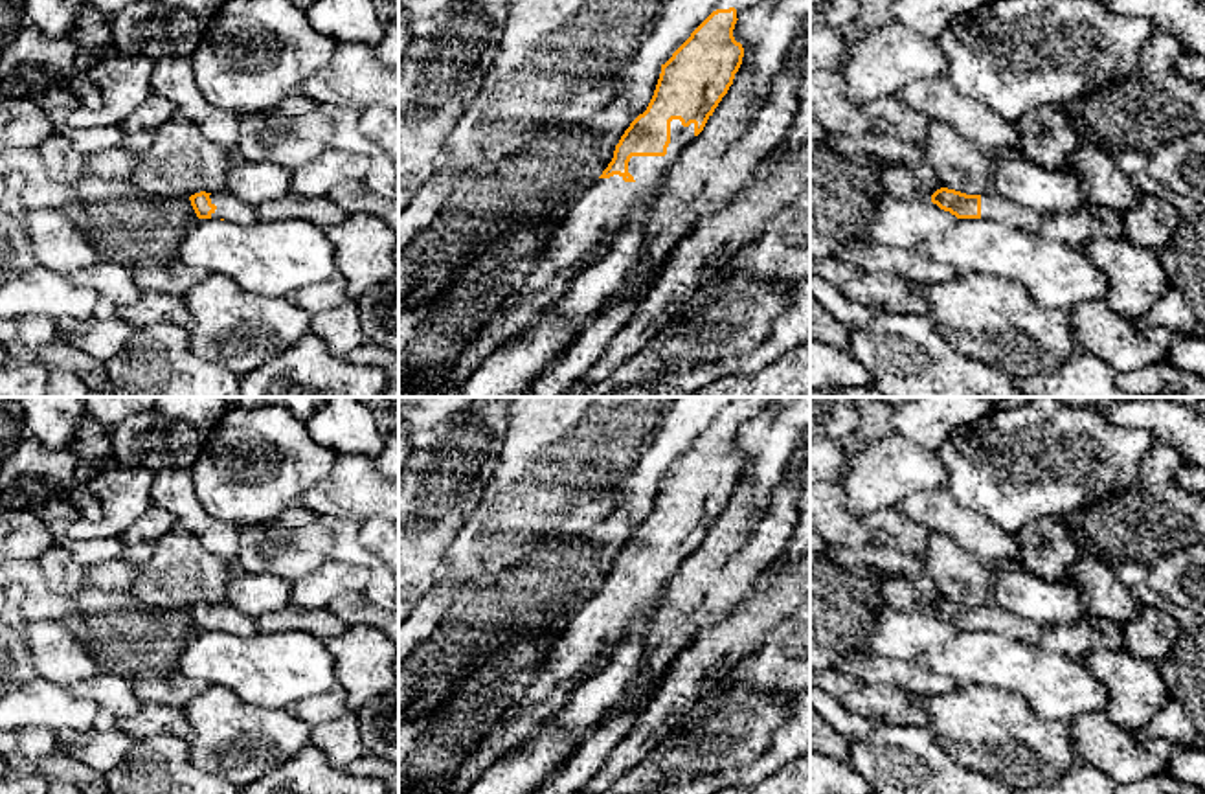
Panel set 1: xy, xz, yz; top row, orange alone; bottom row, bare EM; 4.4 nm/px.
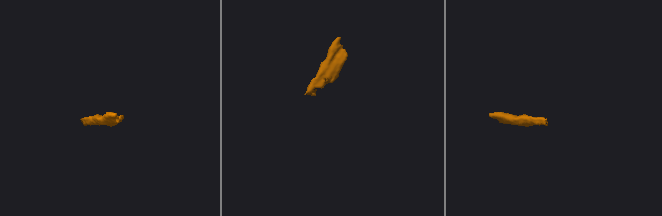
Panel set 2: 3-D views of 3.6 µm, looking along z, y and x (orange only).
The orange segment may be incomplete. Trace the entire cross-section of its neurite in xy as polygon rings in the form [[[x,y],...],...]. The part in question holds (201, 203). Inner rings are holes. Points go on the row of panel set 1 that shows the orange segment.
[[[200,191],[191,195],[189,200],[198,219],[224,219],[235,224],[253,224],[259,221],[255,206],[226,191]]]

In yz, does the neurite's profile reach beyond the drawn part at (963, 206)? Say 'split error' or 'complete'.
split error

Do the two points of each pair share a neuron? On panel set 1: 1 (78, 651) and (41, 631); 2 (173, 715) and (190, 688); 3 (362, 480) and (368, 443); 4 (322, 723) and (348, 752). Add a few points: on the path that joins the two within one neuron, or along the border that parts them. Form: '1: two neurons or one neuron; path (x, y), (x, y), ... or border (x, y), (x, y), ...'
1: one neuron; path (68, 651), (61, 651), (50, 640)
2: two neurons; border (142, 703), (166, 703), (180, 708)
3: two neurons; border (338, 453), (359, 453), (373, 460)
4: one neuron; path (329, 730), (342, 745)

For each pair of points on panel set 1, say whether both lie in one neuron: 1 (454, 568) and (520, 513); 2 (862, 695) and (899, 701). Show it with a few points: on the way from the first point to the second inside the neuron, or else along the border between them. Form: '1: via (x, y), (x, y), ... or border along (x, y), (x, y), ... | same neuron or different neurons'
1: via (471, 557), (504, 528) | same neuron
2: via (871, 701), (889, 701) | same neuron

